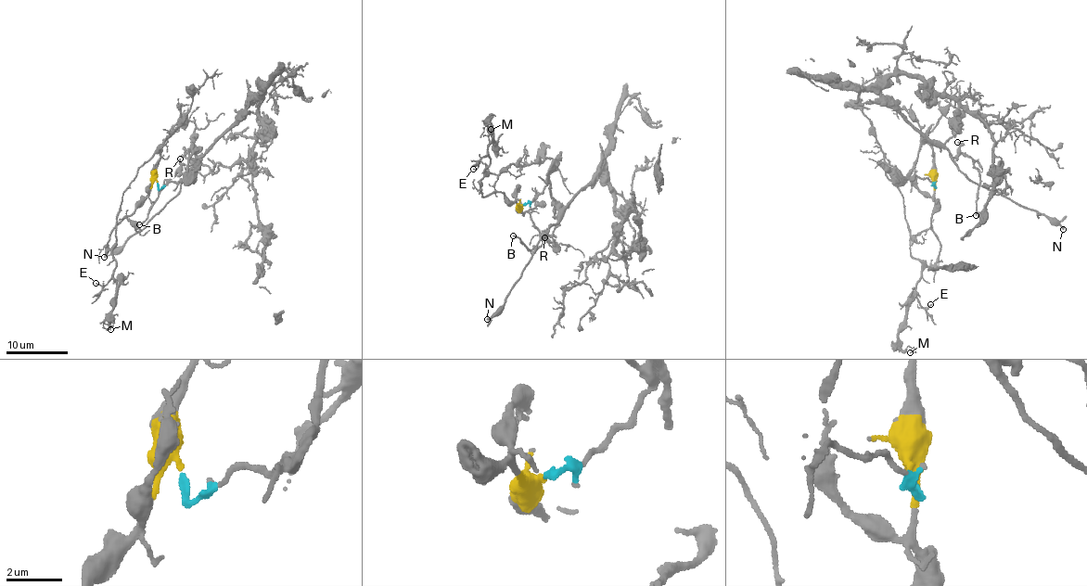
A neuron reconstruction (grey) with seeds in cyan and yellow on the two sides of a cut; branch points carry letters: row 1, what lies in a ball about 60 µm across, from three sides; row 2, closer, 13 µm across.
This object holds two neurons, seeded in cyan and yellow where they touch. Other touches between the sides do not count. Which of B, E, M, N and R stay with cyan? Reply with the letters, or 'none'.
B, N, R

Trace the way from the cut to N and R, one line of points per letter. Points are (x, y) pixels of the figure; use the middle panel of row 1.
N: (522, 204), (535, 198), (549, 182), (558, 221), (549, 226), (504, 307), (487, 318)
R: (522, 204), (535, 198), (549, 182), (551, 196), (556, 204), (558, 221), (548, 229), (545, 237)

